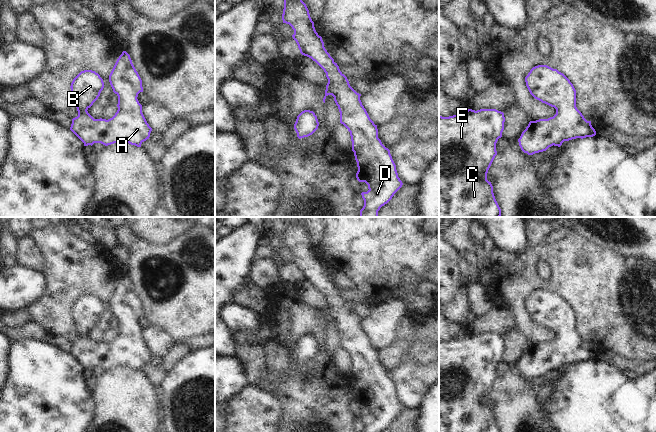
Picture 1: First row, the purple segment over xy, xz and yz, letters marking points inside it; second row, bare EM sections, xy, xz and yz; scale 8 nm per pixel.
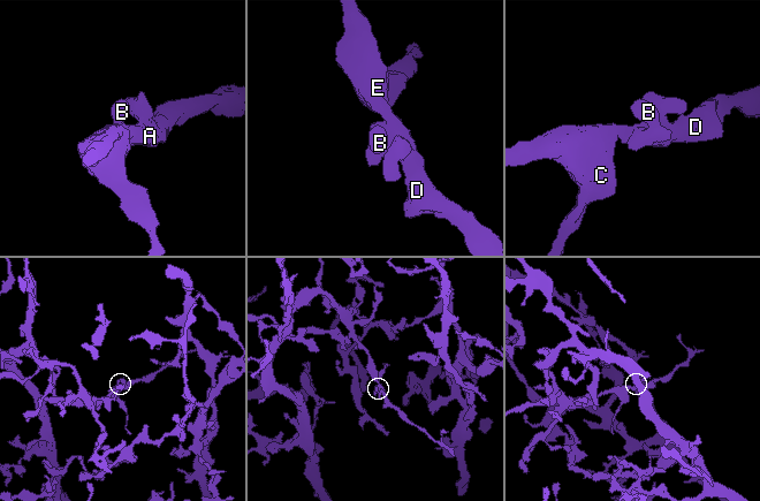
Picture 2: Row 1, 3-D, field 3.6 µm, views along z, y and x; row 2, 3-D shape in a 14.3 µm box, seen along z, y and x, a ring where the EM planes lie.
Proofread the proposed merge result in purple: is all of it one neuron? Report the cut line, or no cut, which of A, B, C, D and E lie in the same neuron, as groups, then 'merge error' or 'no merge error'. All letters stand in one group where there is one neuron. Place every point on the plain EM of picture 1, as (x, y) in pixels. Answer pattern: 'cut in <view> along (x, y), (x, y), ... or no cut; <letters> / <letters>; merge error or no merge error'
no cut; A B C D E; no merge error

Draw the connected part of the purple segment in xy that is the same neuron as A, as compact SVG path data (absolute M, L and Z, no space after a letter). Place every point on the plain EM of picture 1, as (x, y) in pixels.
M126 275L117 283L109 299L109 306L118 320L118 334L112 342L106 344L94 343L87 335L104 312L100 299L92 294L84 294L73 303L70 312L78 340L72 343L70 354L84 370L92 370L94 367L105 370L129 367L141 371L149 363L152 352L137 323L138 318L143 316L142 304Z

